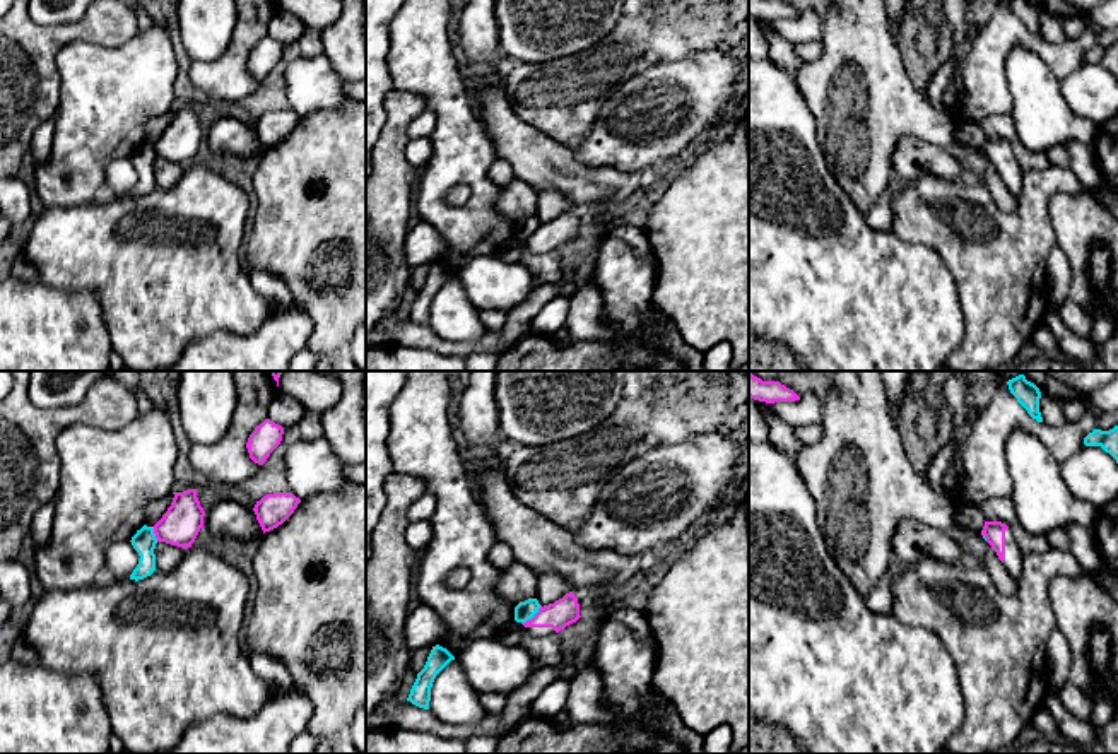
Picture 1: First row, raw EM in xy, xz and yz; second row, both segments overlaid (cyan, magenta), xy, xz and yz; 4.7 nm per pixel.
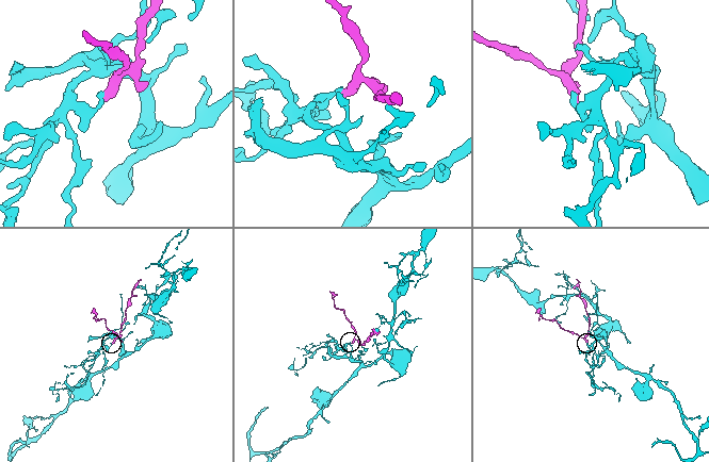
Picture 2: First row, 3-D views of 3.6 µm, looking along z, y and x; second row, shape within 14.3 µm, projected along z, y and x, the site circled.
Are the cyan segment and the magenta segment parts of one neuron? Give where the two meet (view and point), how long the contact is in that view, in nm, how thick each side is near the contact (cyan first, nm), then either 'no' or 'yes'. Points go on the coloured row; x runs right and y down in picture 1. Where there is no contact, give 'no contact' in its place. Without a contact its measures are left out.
meets cyan in xz at (532, 616); contact 130 nm long; 90 nm thick on the cyan side, 130 nm on the other; no

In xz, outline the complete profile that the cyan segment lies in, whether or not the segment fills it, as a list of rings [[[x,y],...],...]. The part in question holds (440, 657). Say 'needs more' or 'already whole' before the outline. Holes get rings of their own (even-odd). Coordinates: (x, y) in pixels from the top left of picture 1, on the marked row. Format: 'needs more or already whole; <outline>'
already whole; [[[439,645],[432,646],[424,669],[417,674],[407,701],[429,710],[432,682],[451,660],[455,660],[455,657],[446,648]]]

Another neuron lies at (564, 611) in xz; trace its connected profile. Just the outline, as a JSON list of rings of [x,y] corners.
[[[573,592],[566,593],[554,604],[544,605],[527,622],[509,622],[499,627],[496,638],[504,645],[521,645],[525,634],[549,636],[580,619],[580,604]]]

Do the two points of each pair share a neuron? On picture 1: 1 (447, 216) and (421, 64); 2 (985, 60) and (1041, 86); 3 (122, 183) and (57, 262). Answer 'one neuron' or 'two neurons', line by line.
1: one neuron
2: two neurons
3: two neurons

